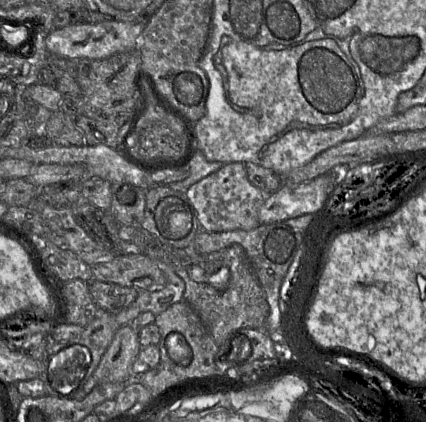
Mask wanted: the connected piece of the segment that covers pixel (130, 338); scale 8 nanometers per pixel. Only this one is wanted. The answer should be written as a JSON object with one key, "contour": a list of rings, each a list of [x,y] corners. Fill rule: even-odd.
{"contour":[[[130,324],[116,331],[92,375],[97,384],[122,382],[132,375],[133,362],[141,349],[138,335],[139,329]]]}

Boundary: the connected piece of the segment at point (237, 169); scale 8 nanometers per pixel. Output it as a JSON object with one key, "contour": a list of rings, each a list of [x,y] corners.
{"contour":[[[230,162],[223,165],[216,172],[211,173],[185,192],[185,196],[196,211],[196,215],[203,231],[222,232],[231,230],[252,230],[260,225],[259,209],[266,199],[266,194],[254,186],[248,179],[245,163]]]}

